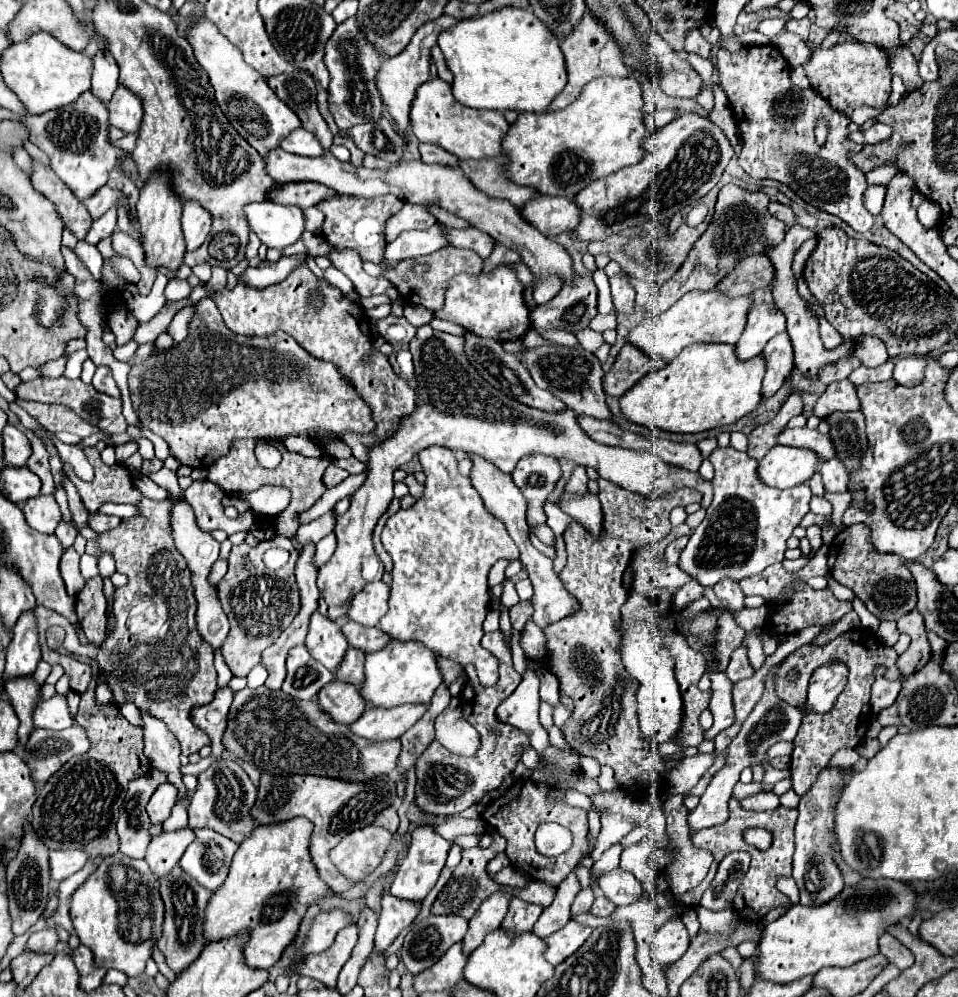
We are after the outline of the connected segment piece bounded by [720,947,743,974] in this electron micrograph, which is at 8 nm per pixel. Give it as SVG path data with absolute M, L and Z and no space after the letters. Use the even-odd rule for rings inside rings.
M726 948L725 950L721 951L720 954L731 963L733 968L736 970L736 973L739 974L738 970L743 962L743 958L737 952L736 948Z

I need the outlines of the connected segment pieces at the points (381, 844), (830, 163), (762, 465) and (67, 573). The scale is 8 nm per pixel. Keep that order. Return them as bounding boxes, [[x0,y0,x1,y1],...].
[[329,824,391,880],[717,46,873,232],[759,444,821,488],[59,546,85,596]]

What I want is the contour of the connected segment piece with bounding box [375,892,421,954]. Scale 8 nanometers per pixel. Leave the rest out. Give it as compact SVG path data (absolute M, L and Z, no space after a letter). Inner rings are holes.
M385 894L381 902L383 910L379 914L379 928L375 934L375 952L383 954L393 938L407 928L421 910L421 902L403 902L393 894Z

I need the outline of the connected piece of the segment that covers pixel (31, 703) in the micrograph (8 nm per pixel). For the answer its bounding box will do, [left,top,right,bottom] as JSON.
[5,678,41,746]

